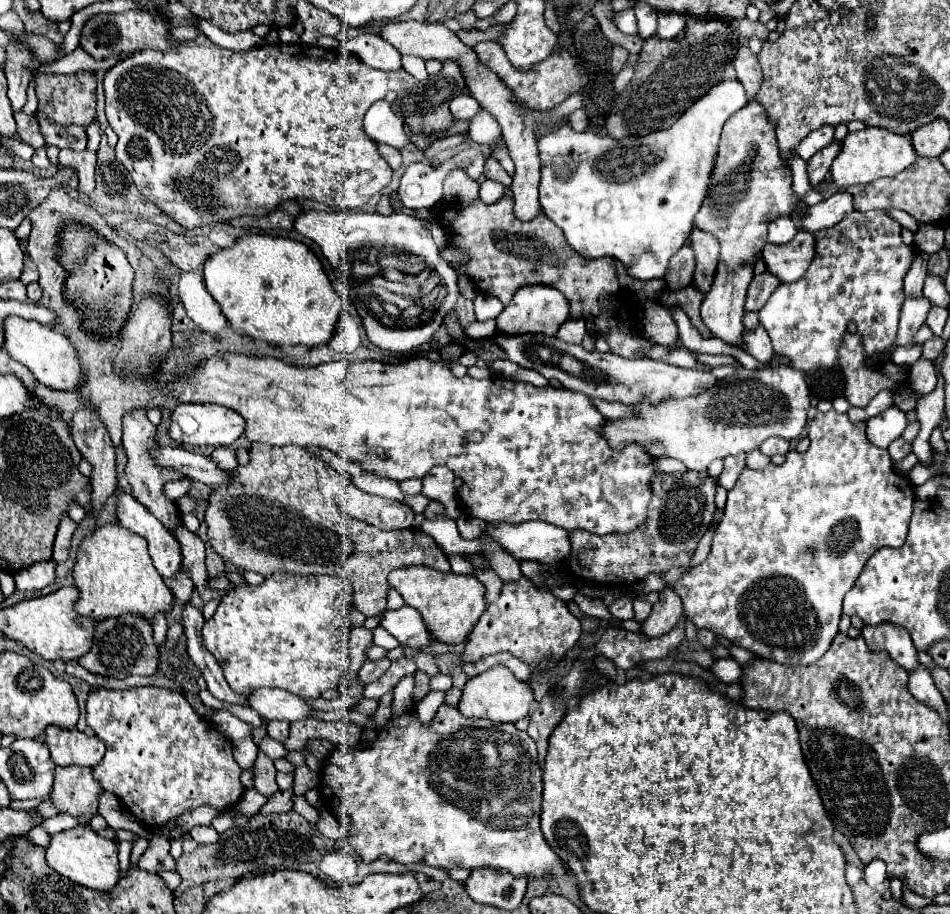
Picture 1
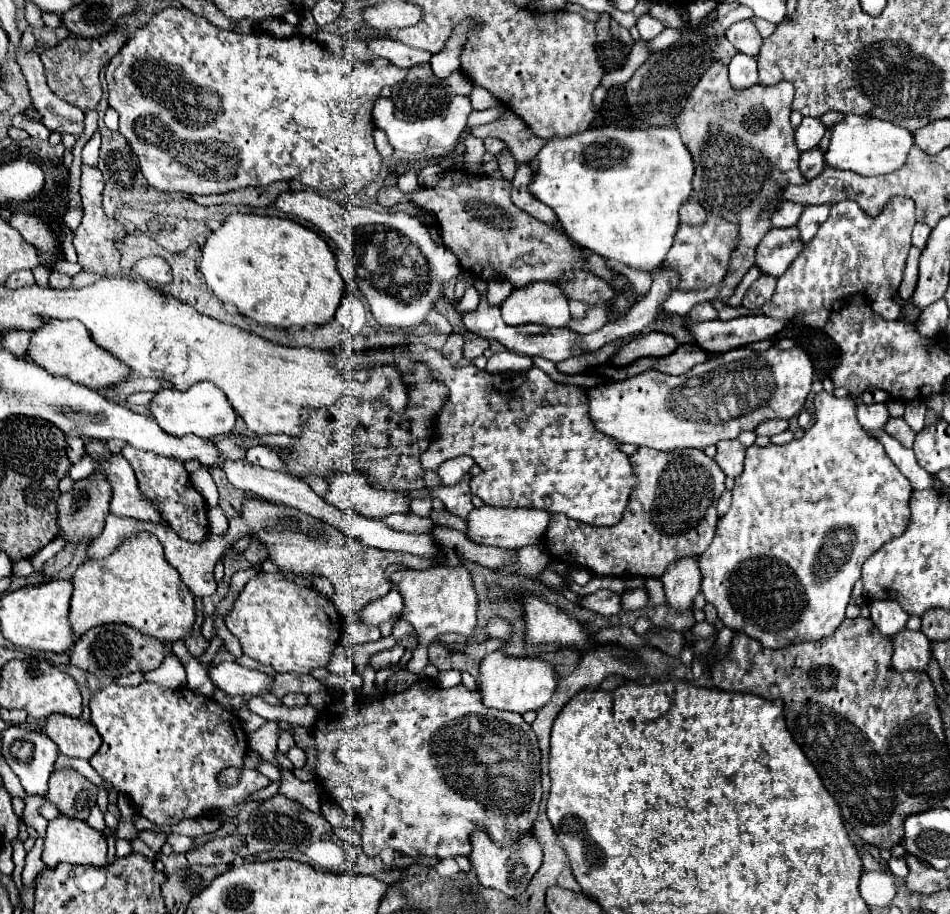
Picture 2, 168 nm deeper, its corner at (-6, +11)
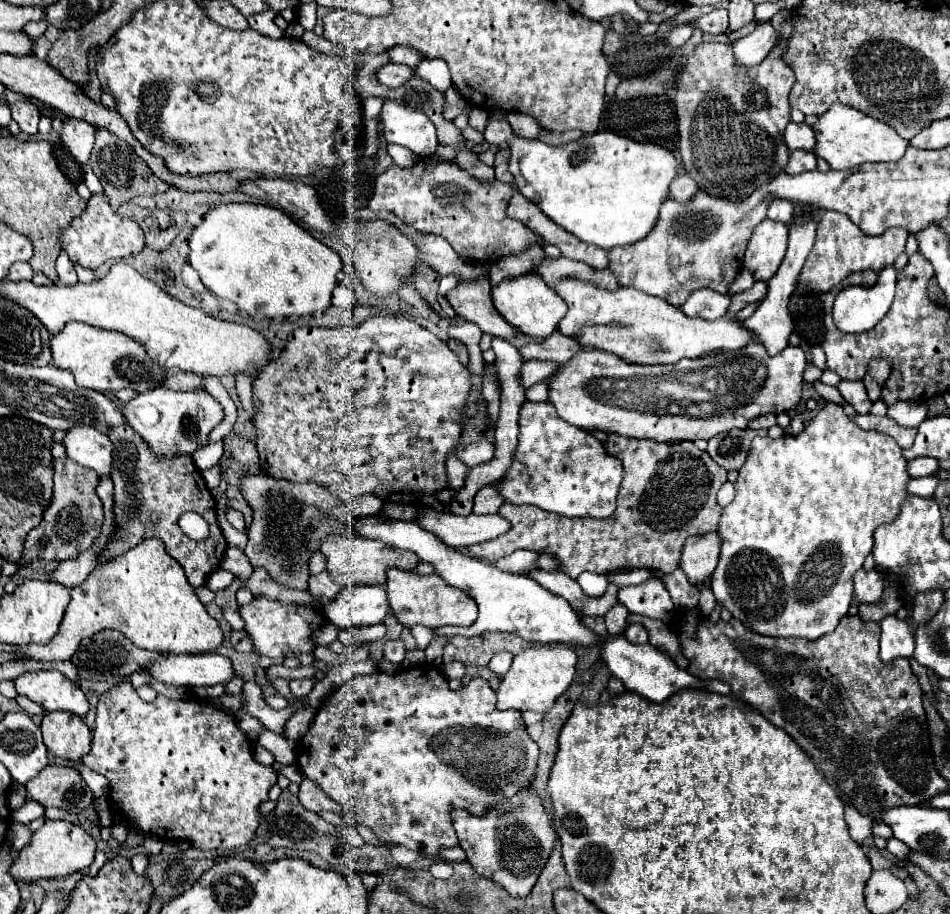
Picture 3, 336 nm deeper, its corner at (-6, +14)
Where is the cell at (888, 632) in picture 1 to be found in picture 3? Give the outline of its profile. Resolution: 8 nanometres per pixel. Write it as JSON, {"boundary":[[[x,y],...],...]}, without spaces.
{"boundary":[[[858,570],[858,574],[854,574],[854,594],[860,602],[878,604],[884,594],[882,576],[876,570],[870,570],[870,572]]]}

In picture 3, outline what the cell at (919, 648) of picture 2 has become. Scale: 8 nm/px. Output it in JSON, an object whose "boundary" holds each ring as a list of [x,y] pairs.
{"boundary":[[[886,616],[880,622],[880,658],[890,664],[896,658],[912,658],[914,654],[914,628],[896,616]]]}

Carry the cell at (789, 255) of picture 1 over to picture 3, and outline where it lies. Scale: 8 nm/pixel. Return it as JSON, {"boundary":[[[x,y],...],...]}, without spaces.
{"boundary":[[[766,218],[762,224],[756,226],[748,242],[744,254],[744,268],[750,270],[756,280],[768,282],[776,274],[786,254],[786,246],[788,246],[786,224]]]}

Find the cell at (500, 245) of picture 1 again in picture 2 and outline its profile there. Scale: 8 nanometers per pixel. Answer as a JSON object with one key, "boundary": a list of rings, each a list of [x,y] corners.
{"boundary":[[[444,171],[438,185],[418,185],[412,193],[400,191],[398,185],[382,187],[378,191],[378,205],[388,209],[394,203],[410,203],[432,213],[440,223],[444,245],[468,273],[484,281],[508,279],[512,287],[520,287],[532,281],[554,281],[564,269],[582,269],[584,257],[562,229],[540,223],[512,205],[510,181],[506,179]]]}

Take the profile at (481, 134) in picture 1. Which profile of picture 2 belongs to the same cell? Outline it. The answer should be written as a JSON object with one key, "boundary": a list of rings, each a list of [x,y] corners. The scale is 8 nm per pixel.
{"boundary":[[[474,85],[472,93],[470,93],[470,101],[472,101],[472,107],[474,107],[476,111],[490,109],[490,107],[494,107],[494,105],[500,105],[500,101],[492,97],[492,93],[488,93],[486,89],[482,89],[482,87],[478,87],[478,85]]]}

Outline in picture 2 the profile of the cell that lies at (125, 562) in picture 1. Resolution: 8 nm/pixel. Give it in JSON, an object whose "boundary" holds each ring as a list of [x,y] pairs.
{"boundary":[[[150,533],[128,537],[120,545],[120,549],[106,559],[84,561],[76,569],[72,583],[74,583],[74,595],[70,601],[68,617],[70,617],[70,627],[74,629],[74,641],[78,641],[80,635],[84,635],[92,627],[106,625],[106,623],[124,623],[124,625],[130,625],[132,629],[138,629],[144,635],[154,637],[160,643],[176,643],[176,641],[184,641],[190,635],[192,625],[196,621],[194,593],[190,593],[190,589],[182,585],[178,571],[164,559],[164,549],[160,541]]]}

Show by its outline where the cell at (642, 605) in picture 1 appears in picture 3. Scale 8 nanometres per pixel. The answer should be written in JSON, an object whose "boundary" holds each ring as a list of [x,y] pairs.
{"boundary":[[[630,624],[626,630],[624,630],[626,638],[630,638],[630,642],[634,644],[646,644],[648,642],[648,632],[642,624]]]}

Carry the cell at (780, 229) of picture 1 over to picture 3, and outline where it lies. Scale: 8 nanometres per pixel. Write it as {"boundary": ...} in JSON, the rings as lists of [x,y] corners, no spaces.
{"boundary":[[[774,200],[768,208],[768,218],[776,222],[788,224],[792,220],[792,214],[794,214],[794,206],[788,200]]]}

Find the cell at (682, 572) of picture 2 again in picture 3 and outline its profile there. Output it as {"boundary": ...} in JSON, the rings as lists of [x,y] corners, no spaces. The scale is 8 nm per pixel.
{"boundary":[[[704,534],[688,538],[682,548],[678,568],[688,576],[688,582],[698,586],[706,582],[718,564],[718,534]]]}

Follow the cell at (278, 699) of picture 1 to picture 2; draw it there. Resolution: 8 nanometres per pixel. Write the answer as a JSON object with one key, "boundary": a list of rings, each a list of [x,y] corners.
{"boundary":[[[236,661],[210,665],[208,677],[220,691],[228,695],[260,695],[262,691],[270,691],[272,685],[272,677],[262,671],[242,667]]]}

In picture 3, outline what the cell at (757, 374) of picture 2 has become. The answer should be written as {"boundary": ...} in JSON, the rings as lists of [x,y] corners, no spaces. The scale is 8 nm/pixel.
{"boundary":[[[750,342],[742,350],[718,352],[676,364],[640,366],[630,364],[616,354],[604,350],[580,350],[570,362],[560,364],[550,384],[550,402],[558,416],[582,430],[602,430],[628,438],[648,438],[656,442],[676,440],[710,440],[712,436],[732,430],[748,428],[748,424],[762,414],[782,414],[798,406],[802,396],[802,374],[806,370],[806,356],[798,346],[786,346],[776,356],[770,356],[760,342]]]}

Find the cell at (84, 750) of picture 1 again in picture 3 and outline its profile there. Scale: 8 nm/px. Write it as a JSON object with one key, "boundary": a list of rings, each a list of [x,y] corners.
{"boundary":[[[72,712],[44,714],[42,736],[46,748],[60,758],[80,760],[92,746],[92,734],[88,726]]]}

